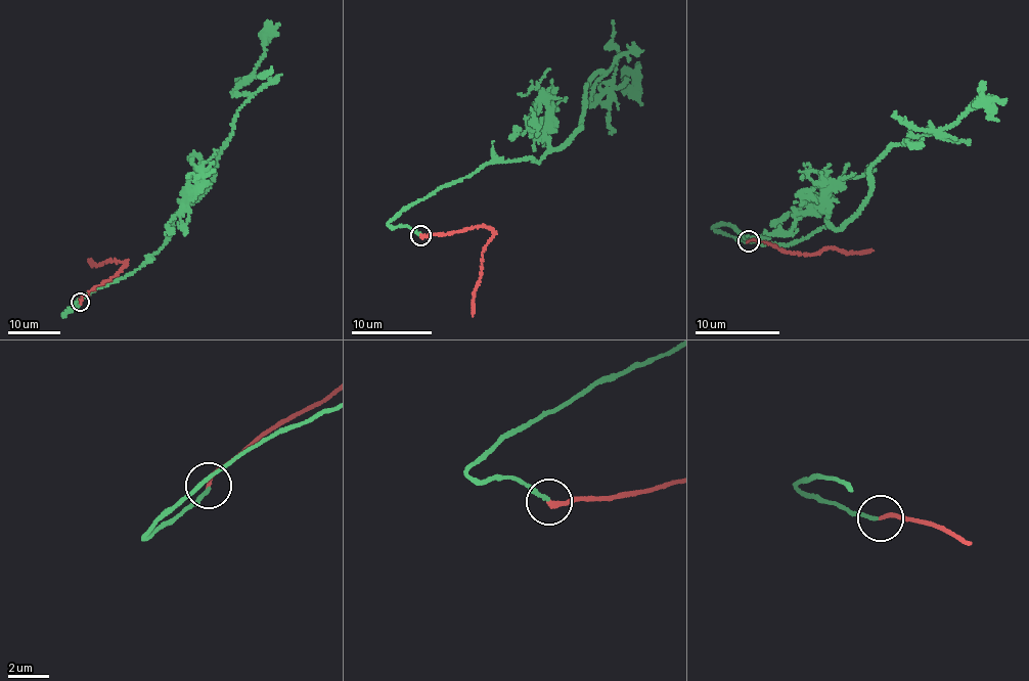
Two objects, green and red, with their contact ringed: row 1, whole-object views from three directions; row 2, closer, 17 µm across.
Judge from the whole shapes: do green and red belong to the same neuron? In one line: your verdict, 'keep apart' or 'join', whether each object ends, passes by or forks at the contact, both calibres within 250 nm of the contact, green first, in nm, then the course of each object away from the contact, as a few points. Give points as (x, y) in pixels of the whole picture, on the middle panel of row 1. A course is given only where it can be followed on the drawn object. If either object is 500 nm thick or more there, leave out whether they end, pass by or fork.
join | green ends | red ends | 150/220 nm | green via (420, 234), (389, 224), (490, 163), (561, 148), (581, 129), (586, 84), (605, 76), (592, 104), (639, 62) | red via (420, 235), (477, 226), (493, 234), (482, 255), (473, 297), (473, 316)

